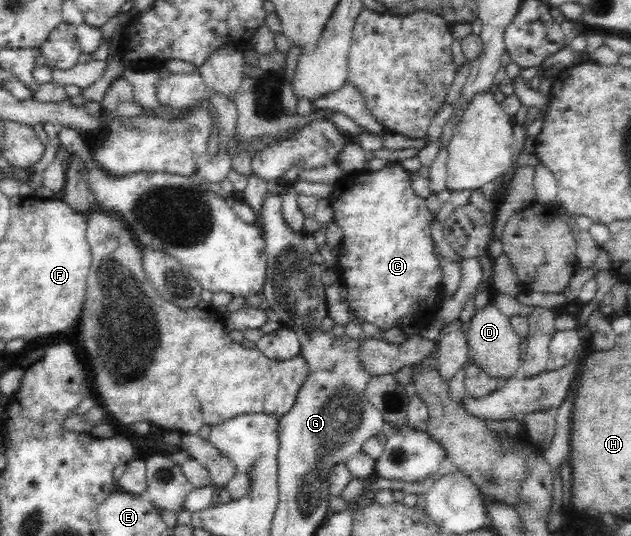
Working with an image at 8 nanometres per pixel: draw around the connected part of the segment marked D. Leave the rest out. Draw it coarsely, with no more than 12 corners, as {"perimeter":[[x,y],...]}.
{"perimeter":[[490,300],[466,324],[489,376],[520,375],[522,339]]}

